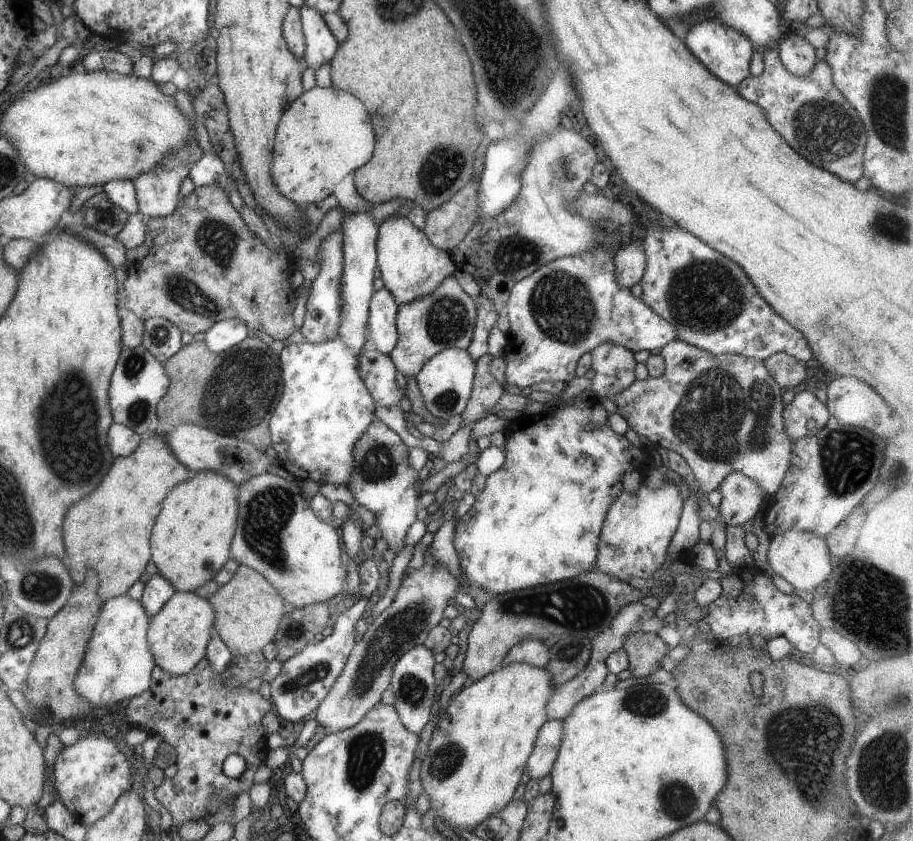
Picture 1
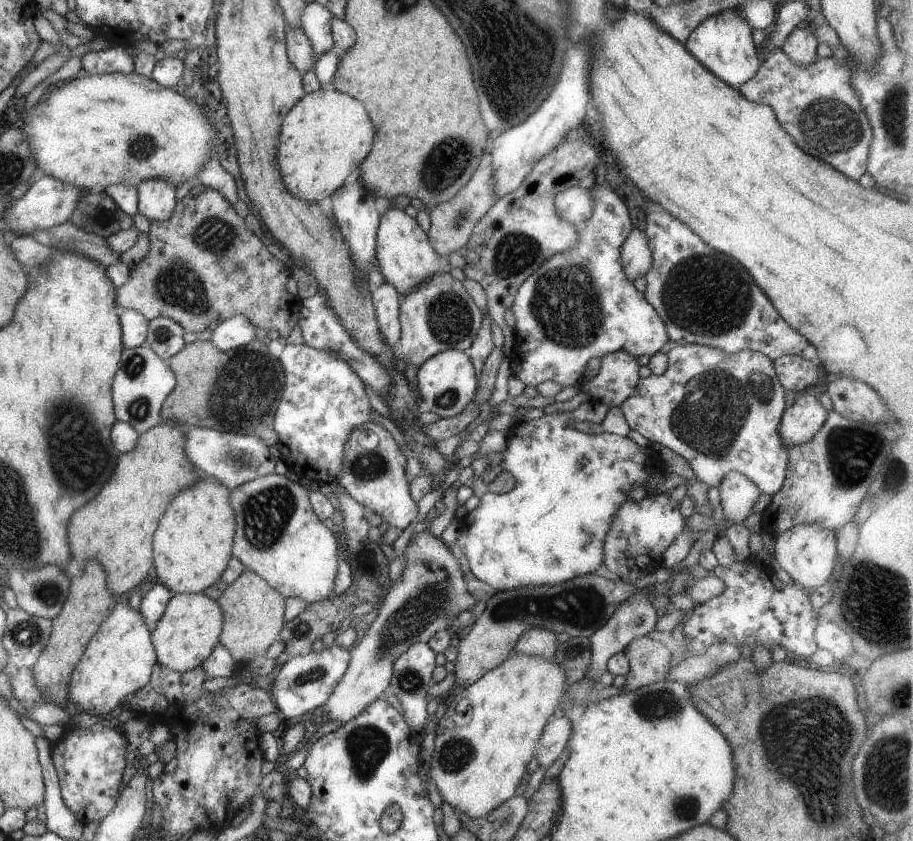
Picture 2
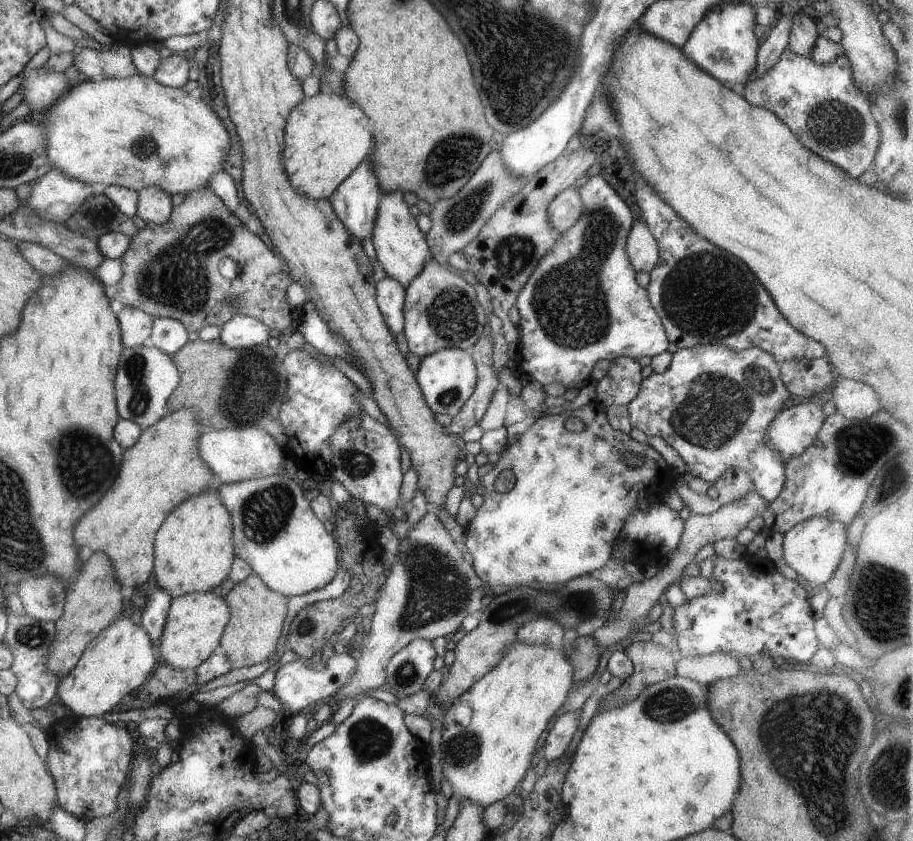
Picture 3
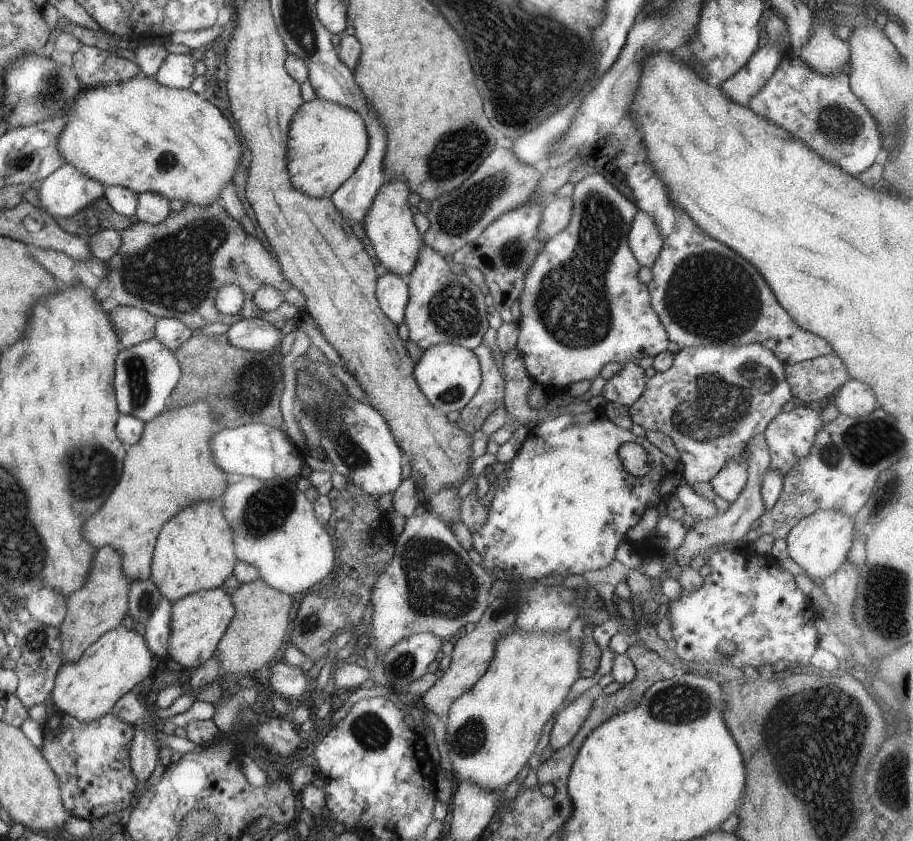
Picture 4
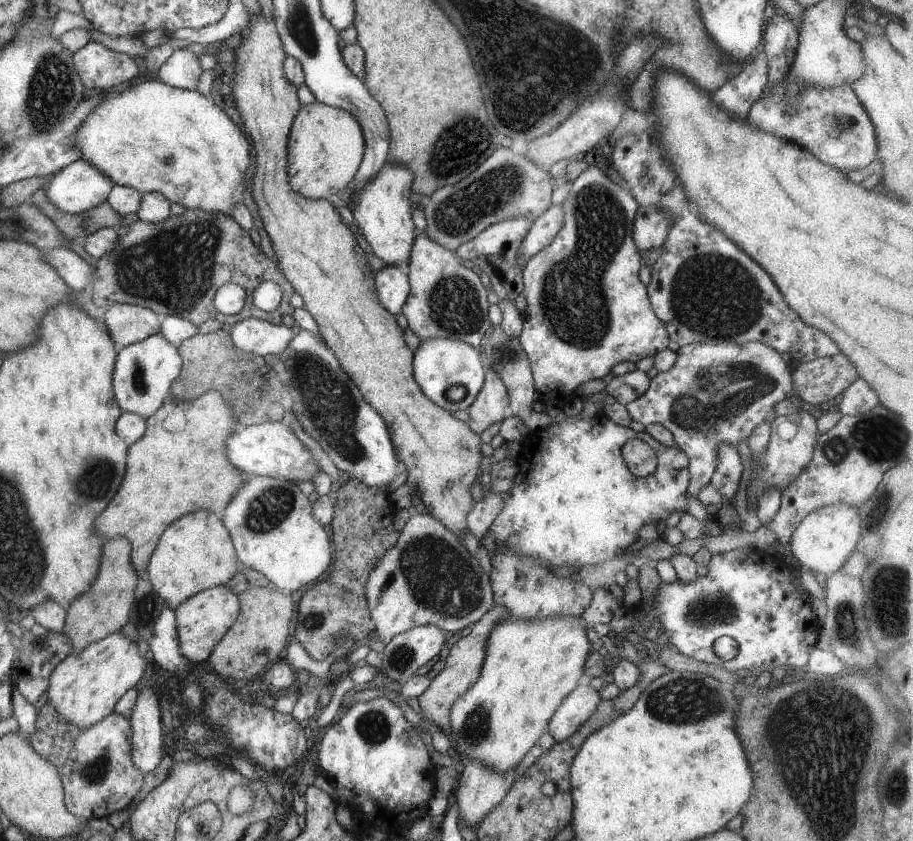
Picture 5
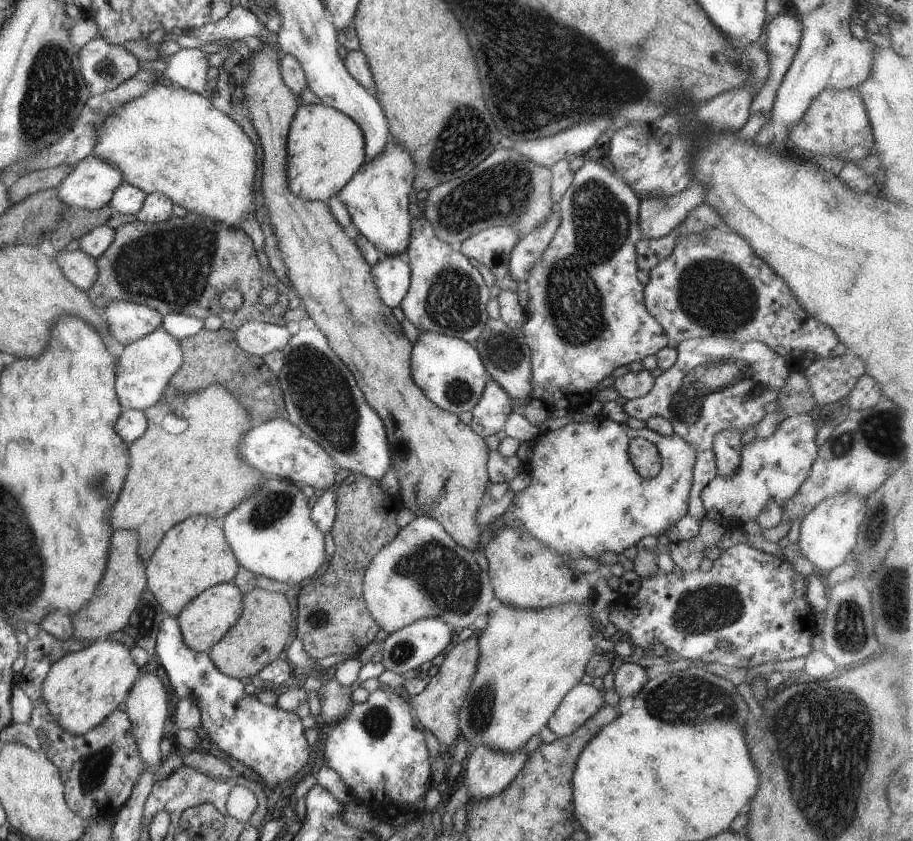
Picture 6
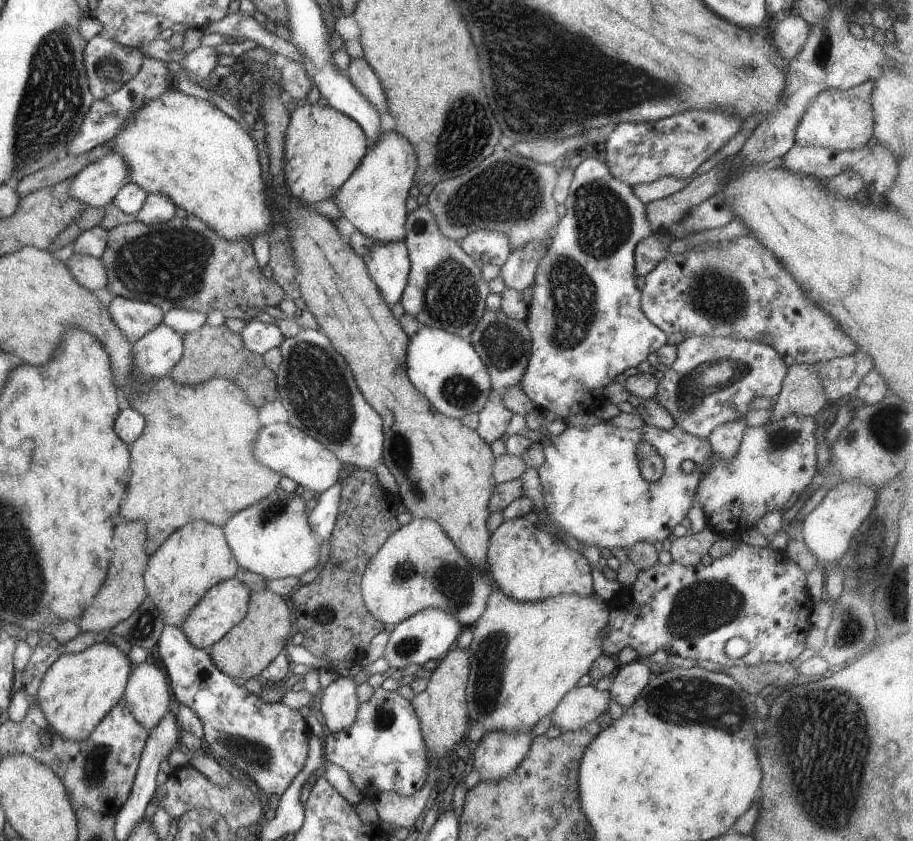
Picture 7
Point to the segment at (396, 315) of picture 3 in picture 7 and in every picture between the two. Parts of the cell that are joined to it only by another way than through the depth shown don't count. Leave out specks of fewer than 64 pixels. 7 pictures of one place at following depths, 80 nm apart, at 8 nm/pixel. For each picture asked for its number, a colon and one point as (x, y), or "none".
4: (391, 290)
5: (391, 282)
6: (391, 274)
7: (387, 263)

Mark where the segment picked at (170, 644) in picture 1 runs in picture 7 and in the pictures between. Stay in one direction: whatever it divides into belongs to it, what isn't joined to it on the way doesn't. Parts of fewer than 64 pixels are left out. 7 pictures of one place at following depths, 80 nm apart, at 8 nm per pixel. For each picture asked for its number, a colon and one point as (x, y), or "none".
2: (185, 634)
3: (194, 623)
4: (198, 620)
5: (201, 620)
6: (209, 615)
7: (224, 604)

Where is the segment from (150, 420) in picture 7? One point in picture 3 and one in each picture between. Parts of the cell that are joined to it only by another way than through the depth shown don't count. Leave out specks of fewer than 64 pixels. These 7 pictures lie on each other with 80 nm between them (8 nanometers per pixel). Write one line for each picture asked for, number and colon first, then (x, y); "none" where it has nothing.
3: (163, 468)
4: (170, 467)
5: (168, 474)
6: (171, 477)

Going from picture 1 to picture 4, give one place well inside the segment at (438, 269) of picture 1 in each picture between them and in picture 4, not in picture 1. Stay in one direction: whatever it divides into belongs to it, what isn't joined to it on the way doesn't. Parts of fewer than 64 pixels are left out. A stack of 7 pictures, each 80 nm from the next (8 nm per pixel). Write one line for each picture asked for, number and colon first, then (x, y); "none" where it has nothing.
2: (404, 256)
3: (399, 246)
4: (388, 223)

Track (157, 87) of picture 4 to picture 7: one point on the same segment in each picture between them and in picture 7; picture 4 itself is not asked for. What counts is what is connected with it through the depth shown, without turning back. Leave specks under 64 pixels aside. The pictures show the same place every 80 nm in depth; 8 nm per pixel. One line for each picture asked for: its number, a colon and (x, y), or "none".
5: (150, 136)
6: (171, 141)
7: (176, 145)

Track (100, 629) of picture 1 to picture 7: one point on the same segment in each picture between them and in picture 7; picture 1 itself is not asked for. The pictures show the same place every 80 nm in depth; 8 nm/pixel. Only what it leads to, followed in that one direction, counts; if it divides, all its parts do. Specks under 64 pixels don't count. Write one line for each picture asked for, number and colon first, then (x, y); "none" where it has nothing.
2: (117, 660)
3: (116, 661)
4: (86, 689)
5: (83, 688)
6: (80, 689)
7: (78, 689)

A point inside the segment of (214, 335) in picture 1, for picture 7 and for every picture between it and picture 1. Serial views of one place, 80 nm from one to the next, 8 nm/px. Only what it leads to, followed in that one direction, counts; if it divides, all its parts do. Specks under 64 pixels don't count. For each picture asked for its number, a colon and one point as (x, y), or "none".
2: (237, 330)
3: (241, 331)
4: (254, 334)
5: (255, 336)
6: (257, 338)
7: (258, 337)

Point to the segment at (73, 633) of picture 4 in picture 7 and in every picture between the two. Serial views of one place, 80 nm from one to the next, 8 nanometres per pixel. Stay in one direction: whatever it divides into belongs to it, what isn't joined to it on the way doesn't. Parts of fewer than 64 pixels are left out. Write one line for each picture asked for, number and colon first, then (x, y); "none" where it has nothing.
5: (103, 609)
6: (123, 580)
7: (122, 589)

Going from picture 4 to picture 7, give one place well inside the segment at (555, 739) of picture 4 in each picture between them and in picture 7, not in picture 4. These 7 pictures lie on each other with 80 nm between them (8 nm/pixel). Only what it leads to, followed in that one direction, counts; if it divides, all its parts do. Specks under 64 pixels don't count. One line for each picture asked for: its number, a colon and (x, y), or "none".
5: (575, 708)
6: (582, 701)
7: (580, 705)

